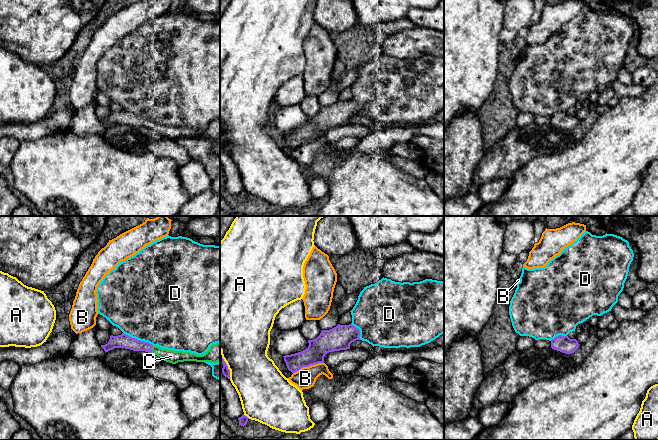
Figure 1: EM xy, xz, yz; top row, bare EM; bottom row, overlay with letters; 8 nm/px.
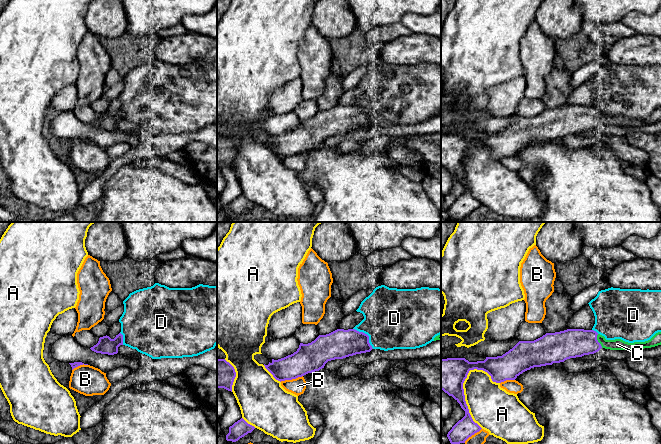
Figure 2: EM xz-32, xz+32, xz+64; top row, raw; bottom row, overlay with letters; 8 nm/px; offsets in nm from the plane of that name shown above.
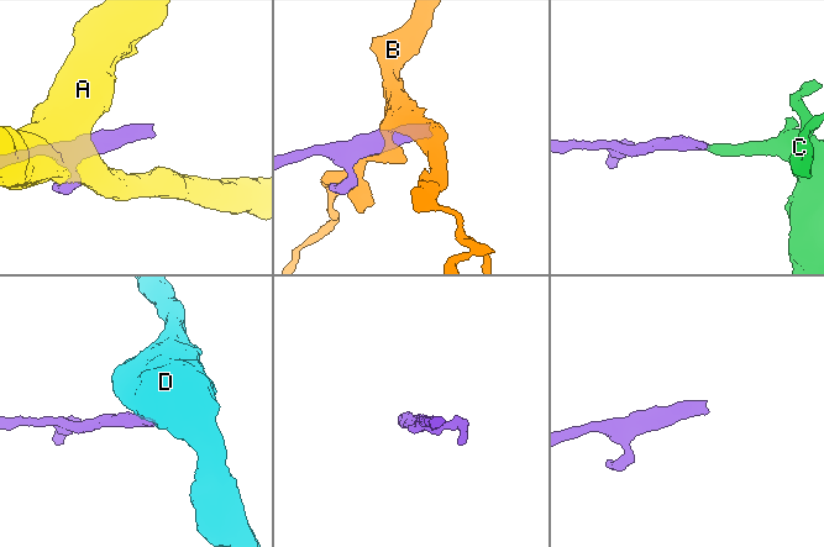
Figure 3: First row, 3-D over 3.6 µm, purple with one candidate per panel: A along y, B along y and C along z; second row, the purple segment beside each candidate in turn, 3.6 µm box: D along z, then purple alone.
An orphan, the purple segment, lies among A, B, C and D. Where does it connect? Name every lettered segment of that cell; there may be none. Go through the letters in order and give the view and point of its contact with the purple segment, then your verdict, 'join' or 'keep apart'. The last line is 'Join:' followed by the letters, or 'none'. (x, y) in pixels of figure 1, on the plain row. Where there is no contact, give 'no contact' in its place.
A: xz (246, 192) | keep apart
B: xz (308, 142) | keep apart
C: xy (151, 124) | join
D: xy (138, 116) | keep apart
Join: C

